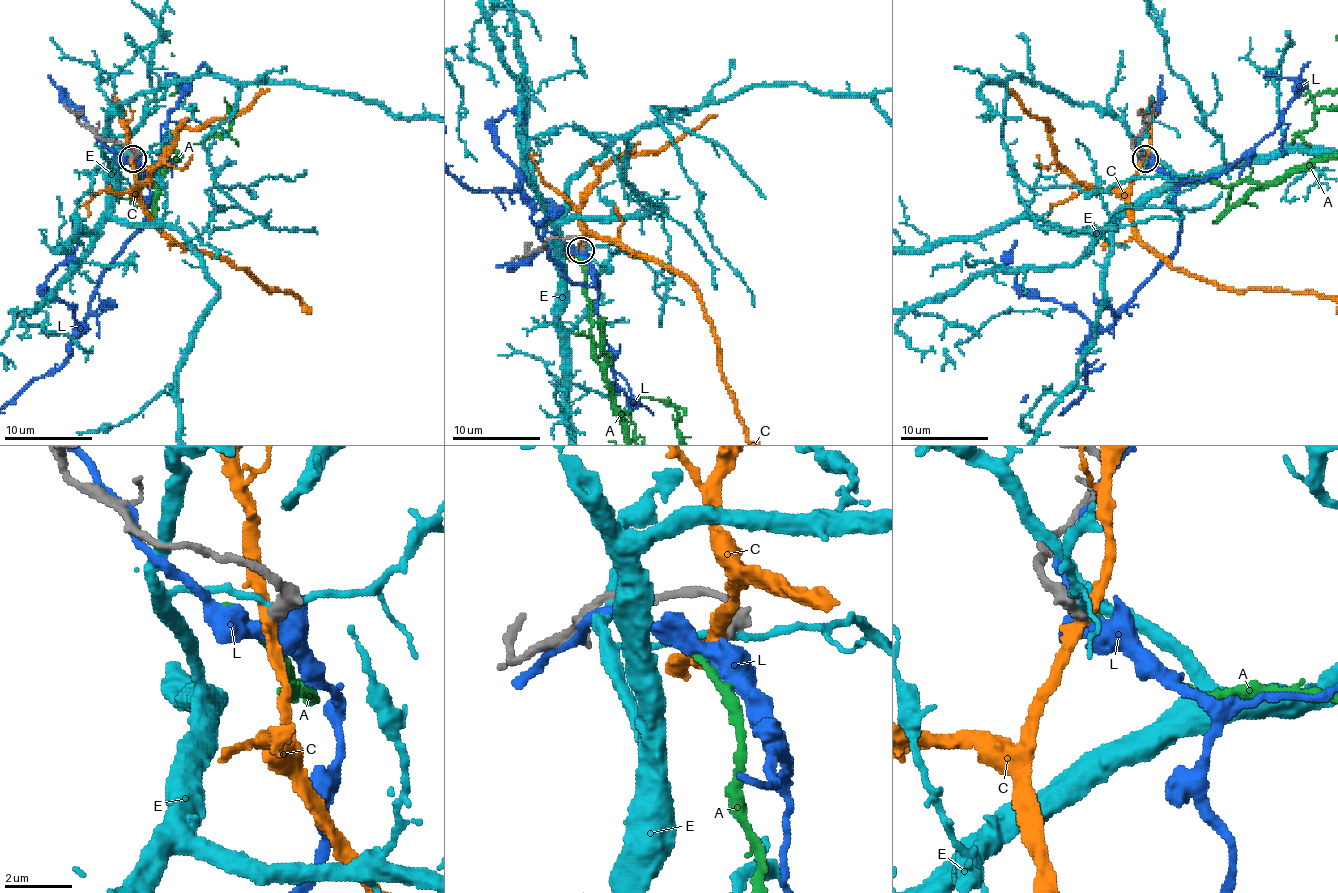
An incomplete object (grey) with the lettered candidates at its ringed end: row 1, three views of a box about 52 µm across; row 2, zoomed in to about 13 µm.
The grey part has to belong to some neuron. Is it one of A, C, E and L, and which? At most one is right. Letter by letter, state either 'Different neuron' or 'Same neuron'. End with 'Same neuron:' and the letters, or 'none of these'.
A: Same neuron
C: Different neuron
E: Different neuron
L: Different neuron
Same neuron: A

